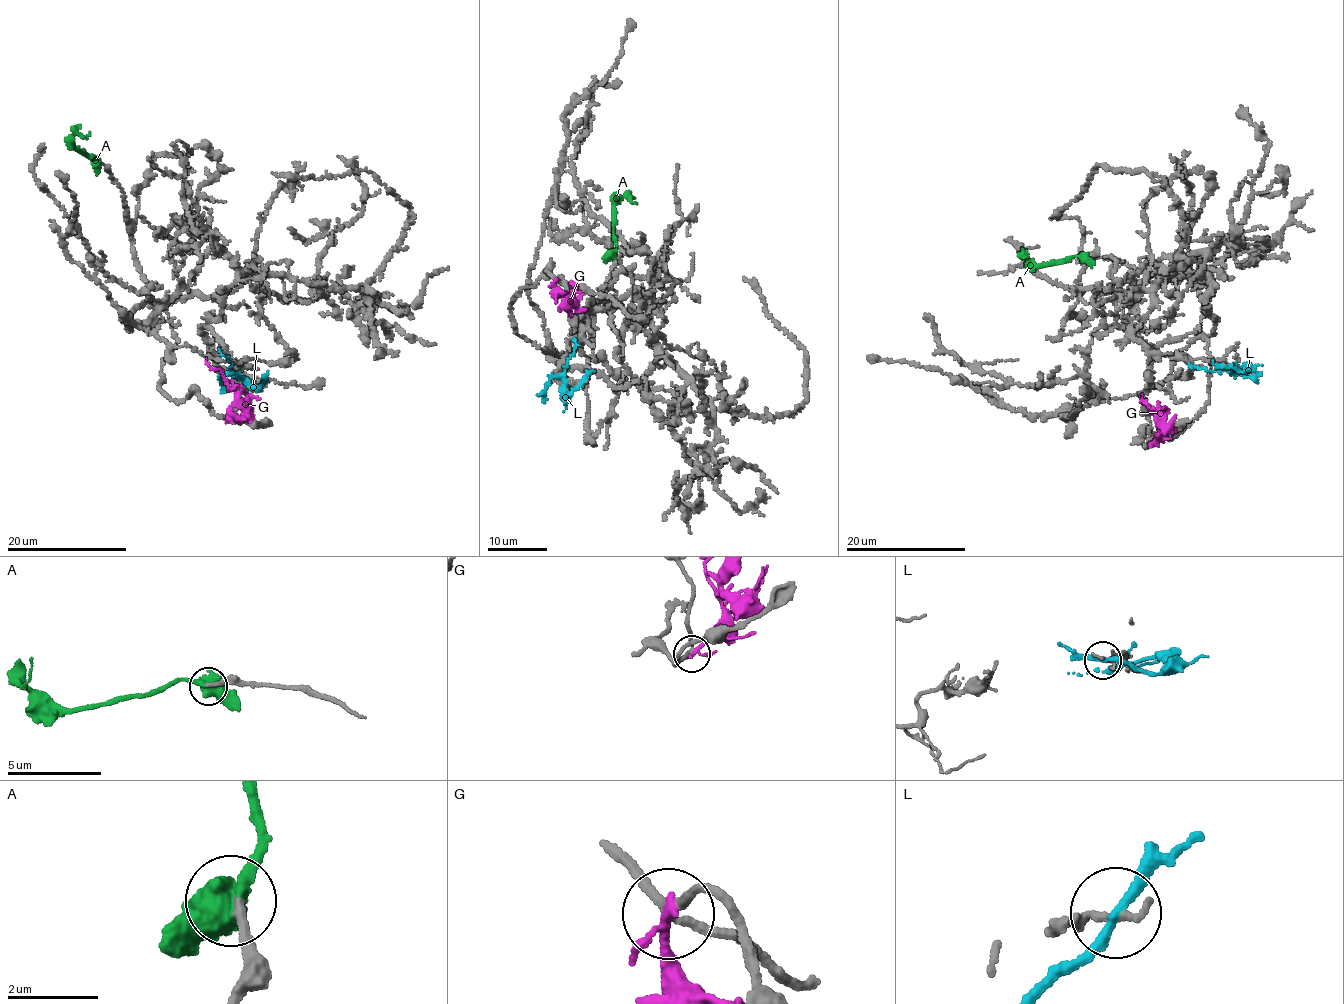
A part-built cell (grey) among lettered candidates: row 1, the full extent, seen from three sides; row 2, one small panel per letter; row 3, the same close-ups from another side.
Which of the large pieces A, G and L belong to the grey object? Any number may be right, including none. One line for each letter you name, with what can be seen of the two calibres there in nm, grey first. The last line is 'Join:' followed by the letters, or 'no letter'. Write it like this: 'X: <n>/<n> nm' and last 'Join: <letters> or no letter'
A: 200/650 nm
Join: A

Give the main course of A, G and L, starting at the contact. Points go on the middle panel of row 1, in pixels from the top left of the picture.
A: (612, 253), (616, 247), (614, 202), (628, 196), (637, 204)
G: (555, 280), (558, 292), (568, 293), (573, 297), (571, 292), (576, 285), (573, 283)
L: (583, 380), (565, 397), (564, 374), (576, 339)

